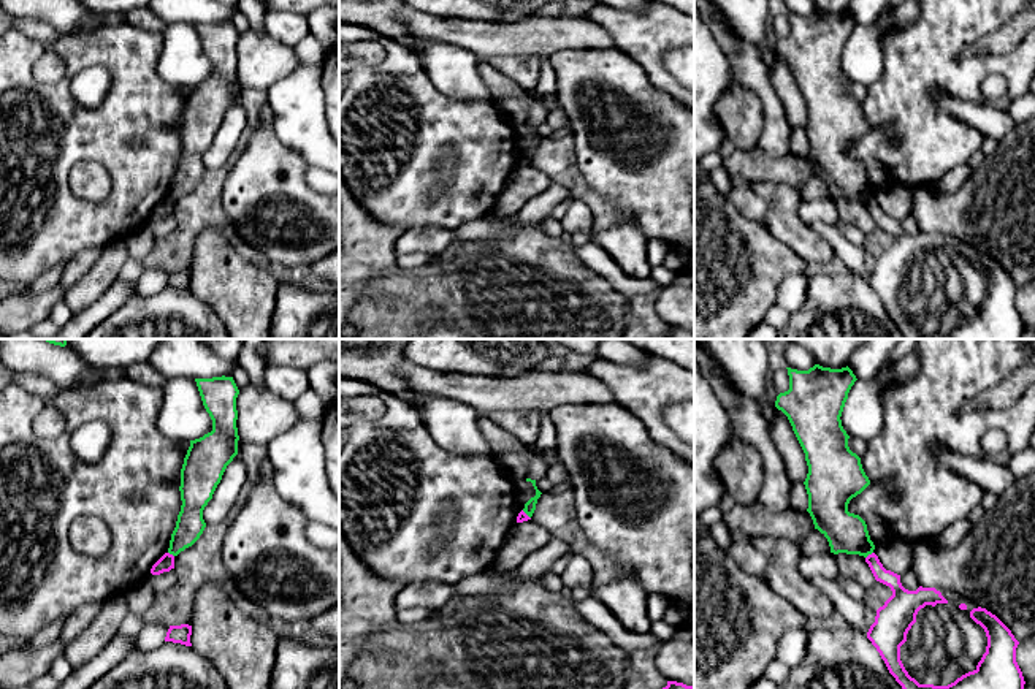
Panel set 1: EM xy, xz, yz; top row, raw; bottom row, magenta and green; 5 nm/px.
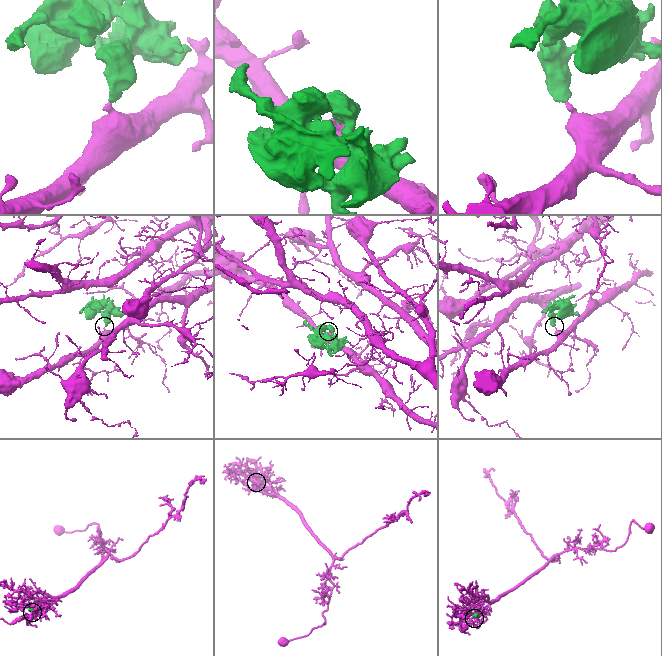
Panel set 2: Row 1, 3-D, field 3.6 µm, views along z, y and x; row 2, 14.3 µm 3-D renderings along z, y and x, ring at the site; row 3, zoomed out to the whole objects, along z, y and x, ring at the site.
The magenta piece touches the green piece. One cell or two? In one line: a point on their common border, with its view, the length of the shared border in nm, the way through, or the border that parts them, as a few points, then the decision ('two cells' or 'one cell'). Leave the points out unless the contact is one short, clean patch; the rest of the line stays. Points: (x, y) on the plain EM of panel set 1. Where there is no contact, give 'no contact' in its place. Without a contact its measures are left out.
yz (869, 200) | 50 nm | along yz (872, 197), (866, 203) | two cells

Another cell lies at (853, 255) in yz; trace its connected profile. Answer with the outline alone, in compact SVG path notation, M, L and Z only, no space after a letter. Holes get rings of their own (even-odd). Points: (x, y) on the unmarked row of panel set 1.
M816 222L812 223L810 228L819 233L834 247L835 257L846 265L850 274L856 274L867 280L870 271L865 265L867 252L864 246L848 241L838 225Z

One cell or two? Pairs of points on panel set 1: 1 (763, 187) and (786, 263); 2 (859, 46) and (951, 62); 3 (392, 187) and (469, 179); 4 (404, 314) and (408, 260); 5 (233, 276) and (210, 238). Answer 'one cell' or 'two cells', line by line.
1: two cells
2: two cells
3: one cell
4: two cells
5: one cell

